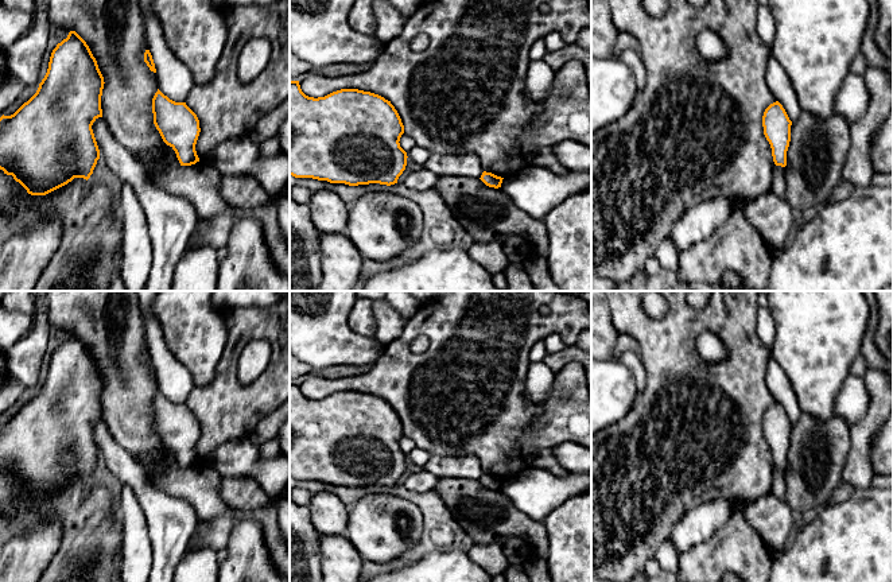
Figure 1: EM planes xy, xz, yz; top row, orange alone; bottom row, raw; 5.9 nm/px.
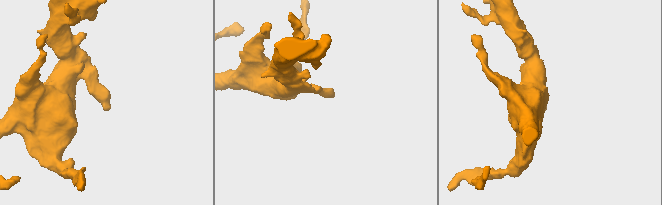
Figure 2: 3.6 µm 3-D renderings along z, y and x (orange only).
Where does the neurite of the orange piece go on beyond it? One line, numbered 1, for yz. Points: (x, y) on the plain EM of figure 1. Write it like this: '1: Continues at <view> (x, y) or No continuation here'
1: No continuation here

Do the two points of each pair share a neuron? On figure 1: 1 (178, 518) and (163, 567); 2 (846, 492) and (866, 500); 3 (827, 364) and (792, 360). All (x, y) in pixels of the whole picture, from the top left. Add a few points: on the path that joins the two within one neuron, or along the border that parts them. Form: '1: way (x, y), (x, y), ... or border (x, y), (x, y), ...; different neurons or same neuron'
1: way (170, 530), (166, 555); same neuron
2: border (854, 491), (845, 500), (827, 504); different neurons
3: way (819, 361), (800, 360); same neuron

